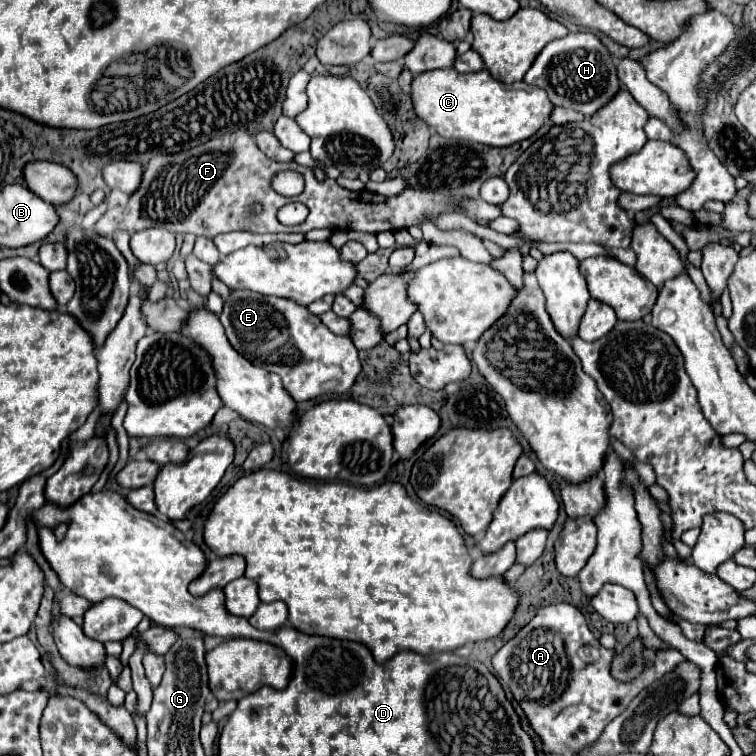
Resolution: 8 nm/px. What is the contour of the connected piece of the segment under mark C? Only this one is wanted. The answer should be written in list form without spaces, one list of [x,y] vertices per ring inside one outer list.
[[[456,69],[420,73],[412,81],[412,101],[416,115],[434,127],[440,137],[454,137],[490,147],[510,147],[532,137],[550,121],[554,109],[544,89],[524,81],[504,85],[496,81],[488,69],[474,73],[458,73]]]

